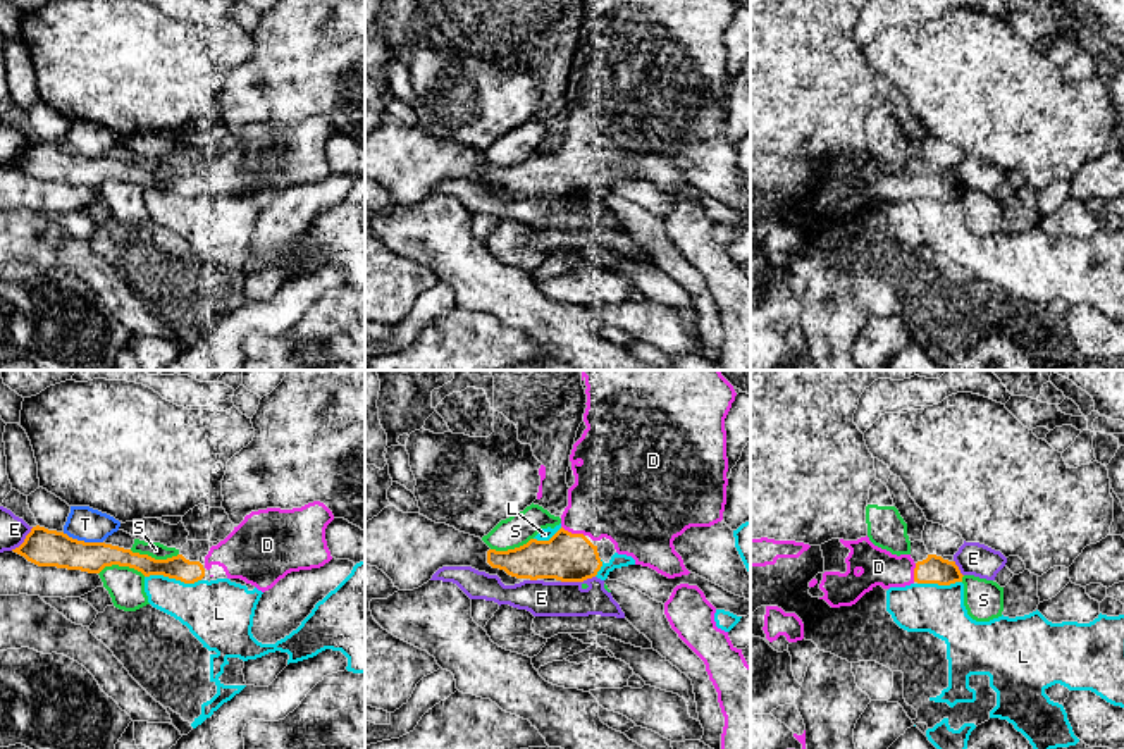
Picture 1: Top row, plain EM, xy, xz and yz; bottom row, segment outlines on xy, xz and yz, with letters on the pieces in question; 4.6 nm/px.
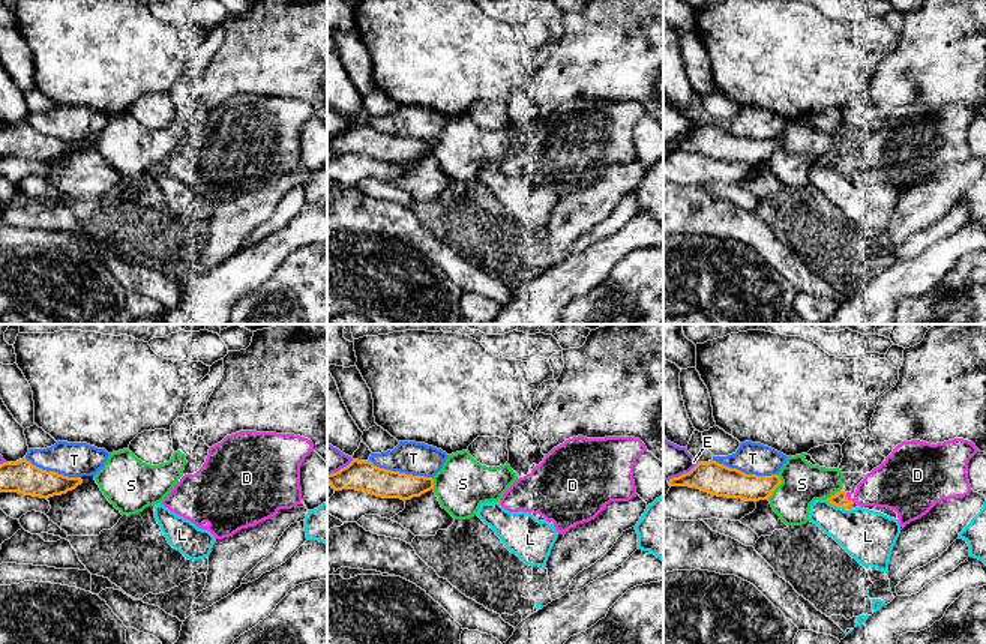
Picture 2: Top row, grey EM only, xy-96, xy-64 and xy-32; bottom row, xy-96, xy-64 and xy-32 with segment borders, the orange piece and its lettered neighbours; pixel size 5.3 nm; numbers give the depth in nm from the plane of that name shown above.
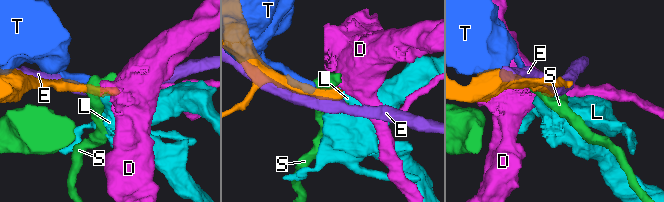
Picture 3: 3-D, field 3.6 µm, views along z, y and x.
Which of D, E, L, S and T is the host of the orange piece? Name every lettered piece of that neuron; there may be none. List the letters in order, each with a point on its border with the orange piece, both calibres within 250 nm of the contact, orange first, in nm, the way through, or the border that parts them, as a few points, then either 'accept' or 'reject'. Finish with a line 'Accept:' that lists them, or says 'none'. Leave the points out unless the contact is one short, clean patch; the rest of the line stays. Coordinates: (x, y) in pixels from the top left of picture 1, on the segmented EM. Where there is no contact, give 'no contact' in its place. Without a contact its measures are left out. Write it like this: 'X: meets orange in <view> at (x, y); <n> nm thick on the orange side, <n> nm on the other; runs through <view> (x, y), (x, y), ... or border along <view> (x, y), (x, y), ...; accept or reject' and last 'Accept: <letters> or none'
D: meets orange in xz at (574, 534); 220 nm thick on the orange side, 380 nm on the other; accept
E: meets orange in xz at (577, 581); 220 nm thick on the orange side, 160 nm on the other; reject
L: meets orange in xy at (172, 577); 110 nm thick on the orange side, 280 nm on the other; border along xy (145, 575), (167, 575), (185, 582), (200, 581); reject
S: meets orange in xy at (154, 558); 120 nm thick on the orange side, 80 nm on the other; border along xy (129, 550), (155, 558), (178, 555); reject
T: meets orange in xy at (83, 541); 180 nm thick on the orange side, 160 nm on the other; reject
Accept: D

